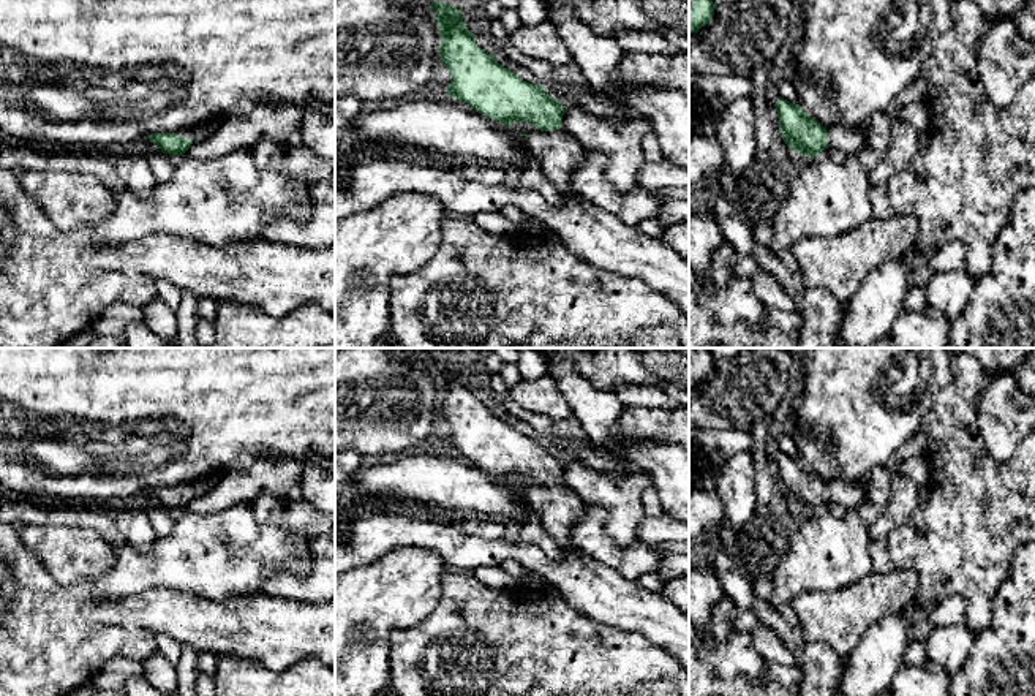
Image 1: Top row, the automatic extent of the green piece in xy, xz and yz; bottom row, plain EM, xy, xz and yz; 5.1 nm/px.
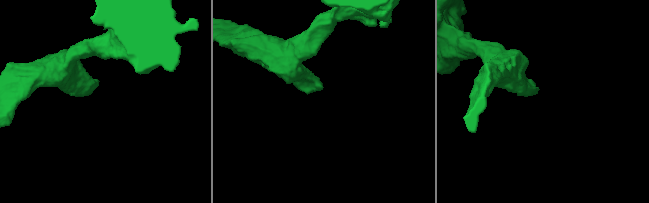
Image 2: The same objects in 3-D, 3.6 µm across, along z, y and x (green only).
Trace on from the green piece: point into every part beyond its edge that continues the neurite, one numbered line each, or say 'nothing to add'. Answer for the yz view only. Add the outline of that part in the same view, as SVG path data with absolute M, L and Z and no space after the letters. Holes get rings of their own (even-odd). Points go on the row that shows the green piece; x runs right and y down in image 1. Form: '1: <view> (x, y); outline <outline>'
1: yz (850, 141); outline M834 123L826 128L830 147L847 157L856 157L866 147L866 136L864 125L850 127L845 123Z

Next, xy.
1: xy (199, 132); outline M220 119L202 120L198 125L182 130L177 134L182 139L191 138L193 144L204 141L216 127Z

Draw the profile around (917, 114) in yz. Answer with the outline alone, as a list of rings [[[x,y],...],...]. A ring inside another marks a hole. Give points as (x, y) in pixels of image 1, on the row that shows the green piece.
[[[924,100],[916,103],[904,103],[904,106],[899,112],[896,112],[896,115],[913,125],[920,134],[931,131],[932,117],[929,106]]]

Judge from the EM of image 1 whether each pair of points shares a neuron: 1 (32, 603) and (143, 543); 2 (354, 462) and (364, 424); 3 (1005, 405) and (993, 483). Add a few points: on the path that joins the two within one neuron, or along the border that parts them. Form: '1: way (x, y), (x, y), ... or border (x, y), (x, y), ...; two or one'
1: border (157, 537), (147, 551), (136, 551), (125, 543); two
2: border (351, 448), (364, 454); two
3: border (978, 426), (983, 445), (994, 459), (1013, 457); two

